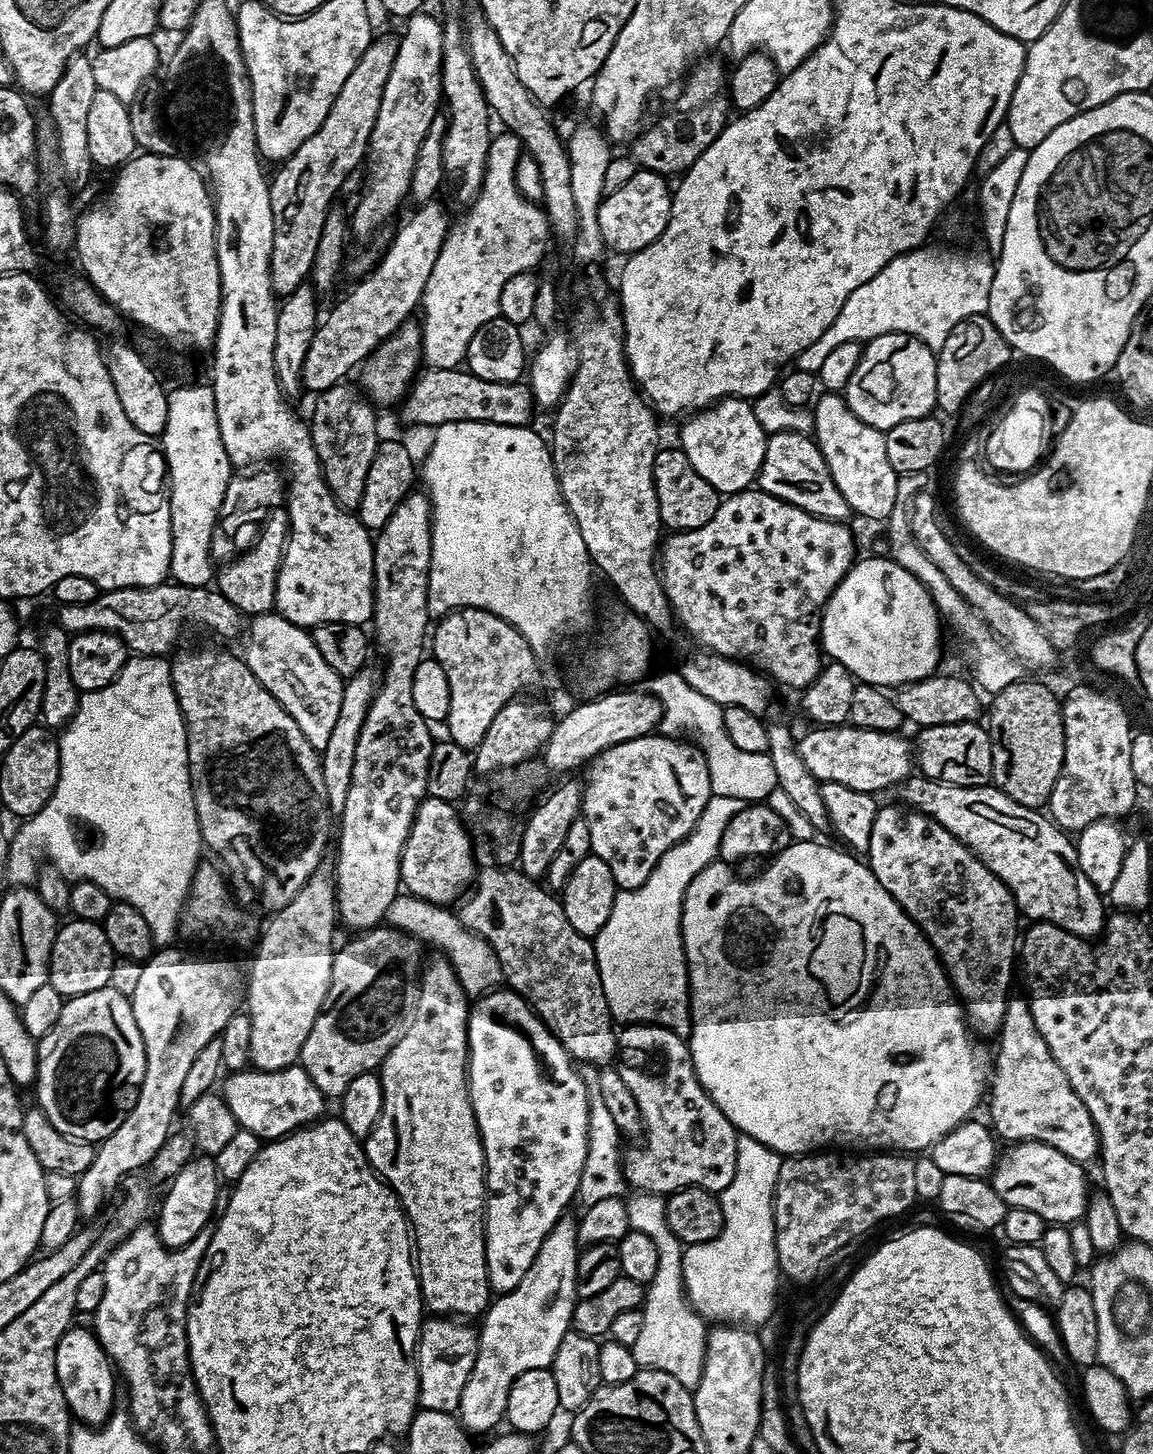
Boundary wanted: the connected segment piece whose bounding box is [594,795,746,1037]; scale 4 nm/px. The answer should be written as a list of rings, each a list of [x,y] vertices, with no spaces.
[[[712,795],[706,802],[706,810],[694,822],[694,830],[686,834],[662,858],[658,858],[658,866],[634,890],[617,891],[614,906],[610,910],[610,918],[606,918],[606,926],[594,938],[596,945],[596,961],[598,974],[602,978],[602,990],[606,994],[606,1006],[610,1006],[613,1021],[621,1025],[657,1024],[663,1028],[674,1030],[682,1037],[687,1037],[692,1030],[692,1006],[688,991],[688,963],[684,953],[684,936],[682,934],[682,910],[684,909],[684,891],[690,882],[706,866],[720,855],[722,833],[730,823],[730,818],[746,807],[745,801],[738,798],[722,798]]]

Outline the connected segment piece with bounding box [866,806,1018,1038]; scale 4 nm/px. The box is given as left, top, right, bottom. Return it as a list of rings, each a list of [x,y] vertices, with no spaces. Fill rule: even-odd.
[[[907,806],[899,807],[900,808],[881,807],[879,811],[877,811],[876,817],[874,818],[874,830],[870,830],[870,846],[866,853],[866,863],[868,867],[872,869],[874,878],[878,878],[878,882],[882,882],[886,894],[890,894],[890,898],[894,898],[894,902],[898,902],[901,910],[920,927],[922,934],[932,944],[933,950],[940,955],[940,964],[944,967],[944,973],[948,975],[948,980],[952,984],[953,993],[962,1001],[962,1007],[969,1028],[972,1029],[977,1037],[995,1037],[997,1033],[999,1033],[1000,1023],[1006,1014],[1006,1006],[1010,999],[1008,987],[1012,984],[1012,971],[1015,973],[1018,968],[1018,932],[1016,936],[1018,909],[1016,906],[1016,897],[1012,895],[1012,891],[1002,882],[1002,878],[998,878],[993,874],[967,846],[962,842],[958,842],[958,838],[954,838],[954,834],[950,834],[950,830],[946,830],[946,826],[942,826],[937,820],[932,819],[931,816],[924,816],[920,812]]]

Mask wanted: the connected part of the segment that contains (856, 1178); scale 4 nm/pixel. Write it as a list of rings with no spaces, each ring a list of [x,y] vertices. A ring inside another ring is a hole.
[[[820,1150],[815,1154],[805,1154],[802,1156],[789,1156],[781,1159],[778,1170],[778,1182],[776,1183],[776,1198],[772,1205],[774,1214],[774,1226],[776,1227],[776,1263],[785,1281],[793,1280],[796,1284],[808,1284],[820,1272],[820,1267],[835,1254],[839,1248],[844,1248],[855,1236],[860,1236],[863,1232],[871,1230],[875,1224],[880,1224],[883,1220],[888,1220],[891,1216],[900,1216],[912,1203],[917,1203],[918,1197],[914,1190],[914,1166],[915,1159],[908,1154],[893,1154],[884,1150],[879,1154],[841,1154],[836,1150]]]

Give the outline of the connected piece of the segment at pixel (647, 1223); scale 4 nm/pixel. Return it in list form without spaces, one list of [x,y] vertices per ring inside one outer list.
[[[639,1190],[631,1194],[632,1197],[624,1200],[628,1227],[631,1231],[641,1232],[654,1238],[654,1246],[658,1249],[658,1270],[651,1282],[646,1285],[644,1303],[640,1308],[642,1330],[638,1333],[638,1339],[634,1341],[631,1349],[634,1362],[640,1368],[662,1370],[678,1378],[682,1386],[694,1390],[702,1378],[710,1328],[704,1317],[698,1315],[688,1303],[688,1295],[682,1282],[684,1248],[666,1222],[665,1197],[658,1192]]]

